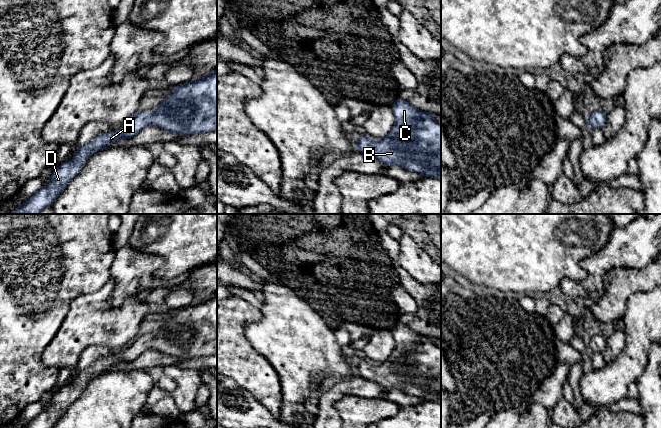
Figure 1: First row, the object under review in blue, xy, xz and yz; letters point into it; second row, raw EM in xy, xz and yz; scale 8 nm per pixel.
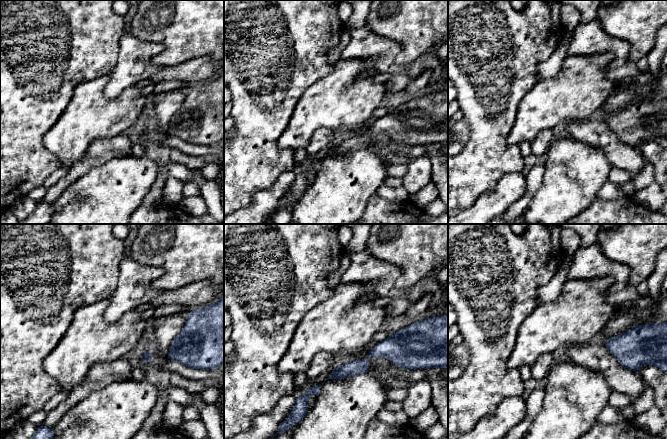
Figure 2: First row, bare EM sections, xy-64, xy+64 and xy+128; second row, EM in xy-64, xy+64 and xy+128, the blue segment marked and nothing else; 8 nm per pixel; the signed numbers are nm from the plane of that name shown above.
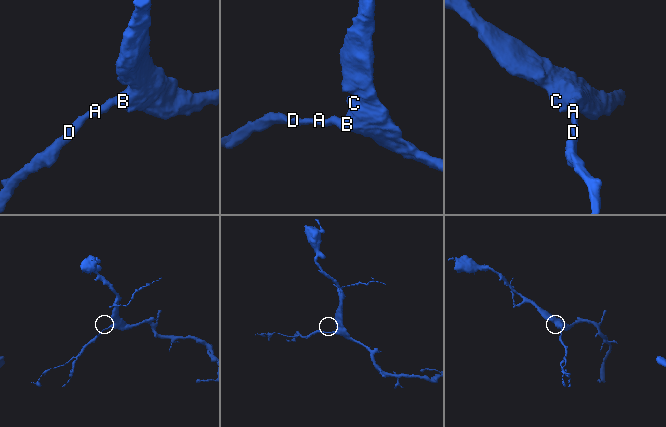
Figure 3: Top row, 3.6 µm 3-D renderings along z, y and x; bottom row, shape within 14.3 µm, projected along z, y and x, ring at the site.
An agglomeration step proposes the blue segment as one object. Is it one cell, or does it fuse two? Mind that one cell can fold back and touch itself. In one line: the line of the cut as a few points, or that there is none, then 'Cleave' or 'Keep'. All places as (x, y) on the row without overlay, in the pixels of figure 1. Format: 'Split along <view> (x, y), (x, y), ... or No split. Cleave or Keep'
No split. Keep

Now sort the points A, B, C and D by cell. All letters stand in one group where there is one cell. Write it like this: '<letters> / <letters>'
A B C D

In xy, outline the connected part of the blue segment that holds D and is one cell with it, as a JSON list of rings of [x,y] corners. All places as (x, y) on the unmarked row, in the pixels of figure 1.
[[[217,293],[206,301],[192,303],[189,306],[175,310],[172,318],[167,321],[156,334],[136,337],[122,353],[101,358],[89,368],[77,372],[72,383],[66,384],[57,391],[51,399],[51,408],[42,411],[22,428],[53,428],[60,417],[69,406],[83,392],[88,382],[95,376],[109,372],[109,370],[120,364],[136,360],[147,349],[165,353],[181,359],[210,356],[217,353]]]

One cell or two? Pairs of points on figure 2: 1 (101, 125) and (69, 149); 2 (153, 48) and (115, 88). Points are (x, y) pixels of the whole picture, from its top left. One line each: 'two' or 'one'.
1: one
2: one

